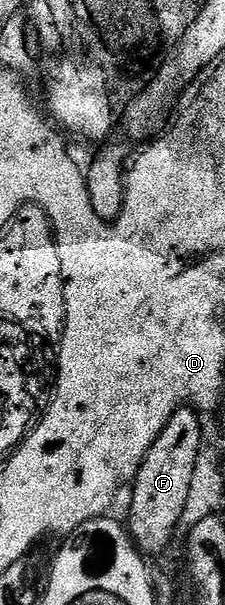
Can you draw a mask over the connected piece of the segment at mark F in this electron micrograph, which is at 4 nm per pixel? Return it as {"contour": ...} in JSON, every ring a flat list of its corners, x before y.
{"contour":[[181,407,170,415,170,423,162,427,162,435,154,439,142,467,136,472,135,481,131,482,132,505,126,510,126,528,132,534,132,542,137,549,145,555,151,553,164,553,168,549,168,544,172,541,172,536,176,533,176,528,181,528,183,519,183,508,186,505,186,497,190,492,190,481,194,476,195,463,198,461,200,449,206,445,204,435,205,422,200,422,201,414,192,407]]}

